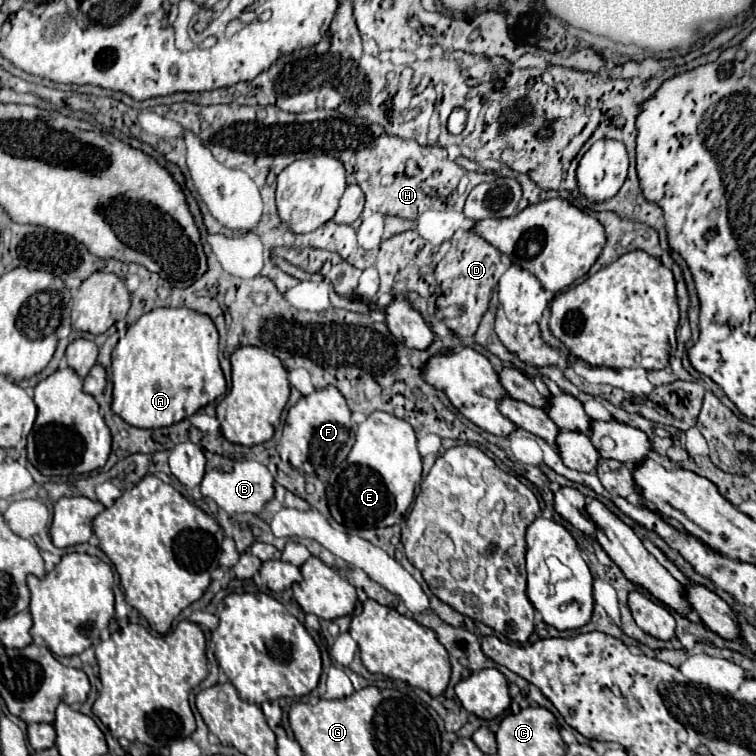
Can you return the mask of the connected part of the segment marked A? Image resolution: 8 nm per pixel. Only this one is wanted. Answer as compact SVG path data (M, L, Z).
M164 307L144 313L136 323L128 327L126 335L116 343L112 351L112 383L112 409L132 427L168 427L194 415L200 407L216 401L226 391L226 379L218 361L218 331L214 321L208 315L188 307Z

